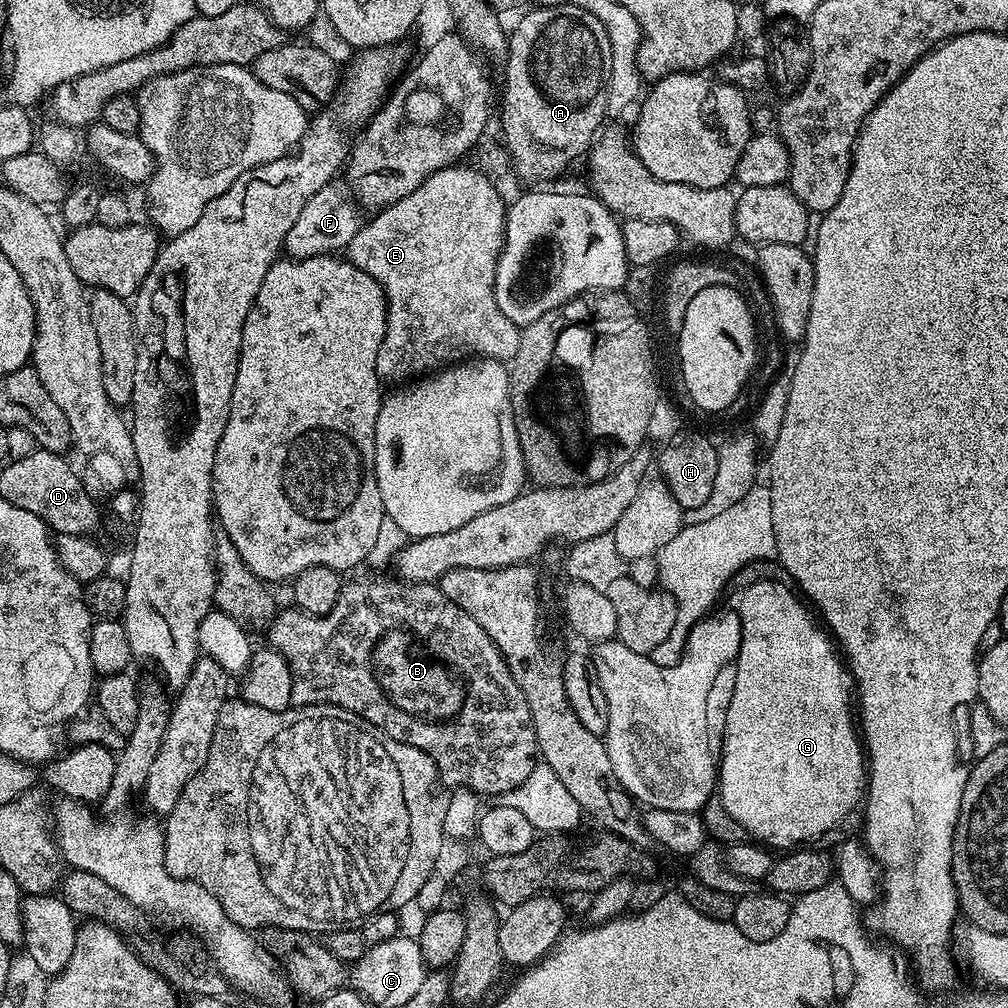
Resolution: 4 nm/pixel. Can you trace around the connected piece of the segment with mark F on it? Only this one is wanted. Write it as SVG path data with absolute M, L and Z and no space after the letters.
M333 182L322 186L306 206L302 206L302 214L298 214L298 222L290 226L290 234L286 234L283 251L289 257L305 260L308 256L326 256L347 249L350 238L358 234L362 223L361 209L358 207L347 183Z

